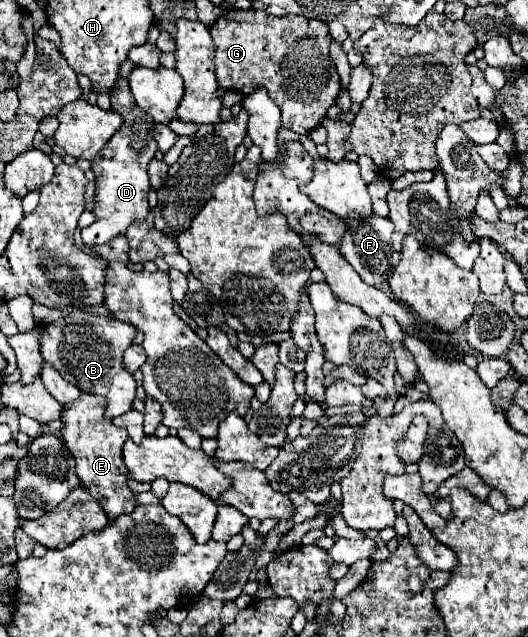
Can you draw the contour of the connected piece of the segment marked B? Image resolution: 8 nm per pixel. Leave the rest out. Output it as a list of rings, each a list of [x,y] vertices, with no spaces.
[[[73,310],[65,318],[51,322],[51,324],[43,324],[39,328],[39,352],[47,364],[53,364],[55,370],[67,382],[75,384],[81,392],[91,392],[91,394],[103,396],[105,398],[105,416],[113,420],[113,418],[129,412],[133,398],[135,398],[135,378],[123,366],[123,352],[133,344],[135,334],[137,334],[135,326],[131,326],[129,322],[121,322],[115,316],[101,316],[101,314],[85,312],[85,310]]]

